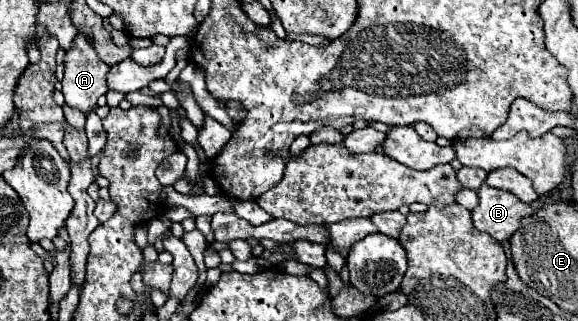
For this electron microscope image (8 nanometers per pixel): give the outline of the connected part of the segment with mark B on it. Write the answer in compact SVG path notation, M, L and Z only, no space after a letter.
M488 185L476 189L478 205L472 211L472 221L478 231L486 231L496 241L506 241L520 227L520 219L532 215L532 207L516 195Z

